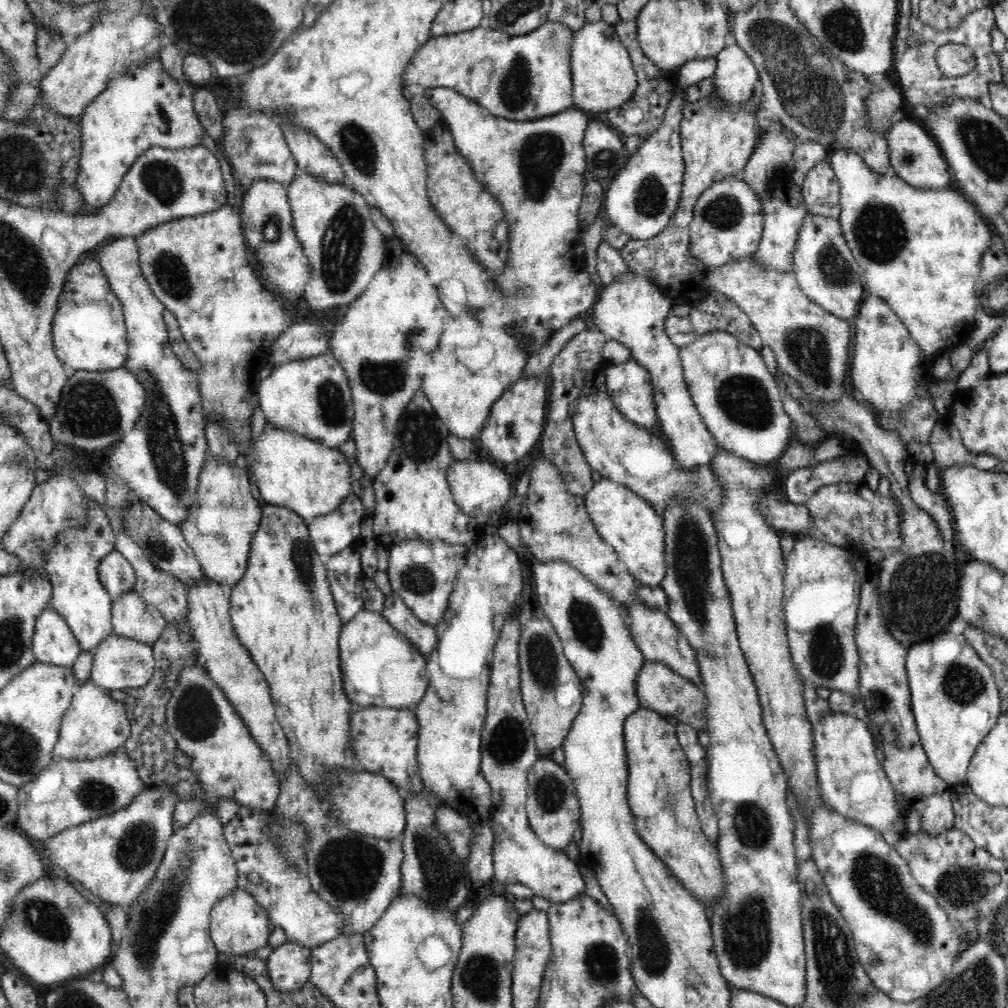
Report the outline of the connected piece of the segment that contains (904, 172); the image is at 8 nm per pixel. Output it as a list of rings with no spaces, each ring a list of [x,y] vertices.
[[[904,118],[886,132],[886,138],[891,168],[908,185],[917,189],[939,189],[946,188],[950,184],[950,172],[948,172],[949,166],[946,159],[936,140],[921,122],[913,122],[909,118]]]

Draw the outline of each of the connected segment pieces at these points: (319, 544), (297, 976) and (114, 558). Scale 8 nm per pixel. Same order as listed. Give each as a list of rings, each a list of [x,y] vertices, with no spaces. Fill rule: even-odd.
[[[352,492],[335,512],[307,523],[314,549],[322,561],[328,562],[344,548],[362,546],[359,538],[366,515],[361,498]]]
[[[287,941],[273,948],[267,958],[268,975],[276,991],[299,992],[311,978],[311,949]]]
[[[116,550],[104,556],[98,565],[100,582],[112,599],[118,595],[134,591],[136,573],[128,560]]]

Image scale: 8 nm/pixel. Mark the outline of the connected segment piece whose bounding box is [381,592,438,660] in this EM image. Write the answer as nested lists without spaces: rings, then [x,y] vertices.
[[[394,592],[385,596],[381,614],[394,629],[408,638],[418,649],[418,652],[428,660],[430,653],[438,644],[436,628],[422,623],[407,607],[402,597]]]

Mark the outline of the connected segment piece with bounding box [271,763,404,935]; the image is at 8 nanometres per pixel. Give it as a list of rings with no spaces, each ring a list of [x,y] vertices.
[[[288,764],[287,770],[279,782],[279,795],[271,813],[277,820],[289,820],[307,832],[307,877],[311,889],[334,910],[341,912],[345,922],[341,934],[365,933],[378,922],[401,888],[403,841],[374,838],[351,832],[346,826],[338,827],[322,807],[311,784],[300,775],[296,764]]]

